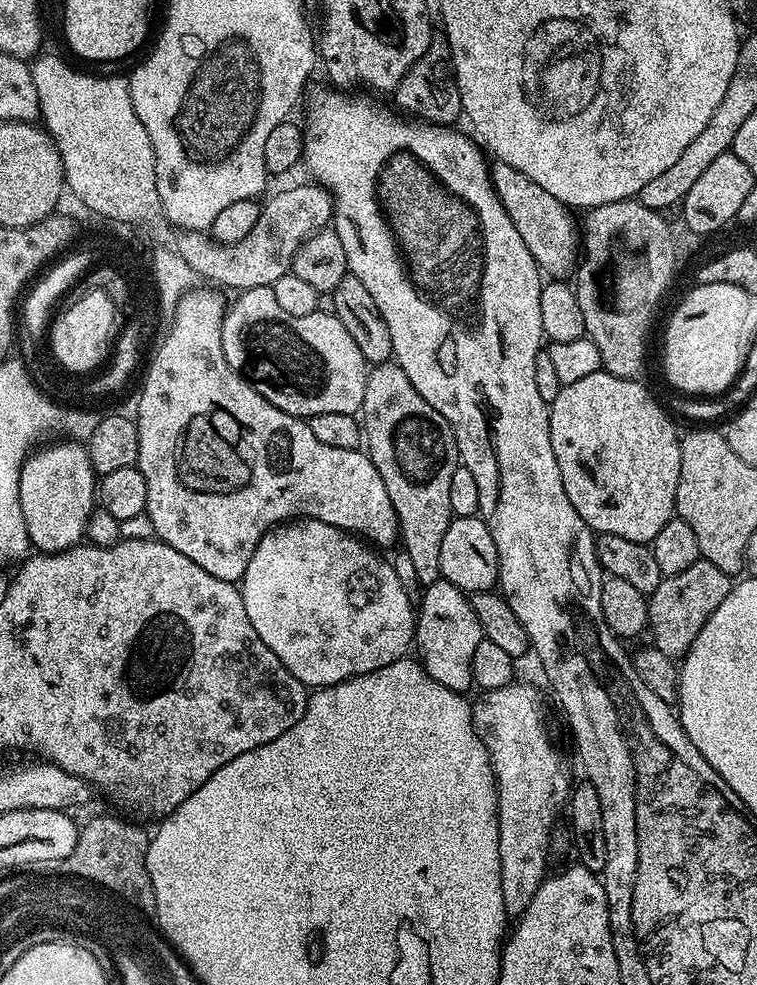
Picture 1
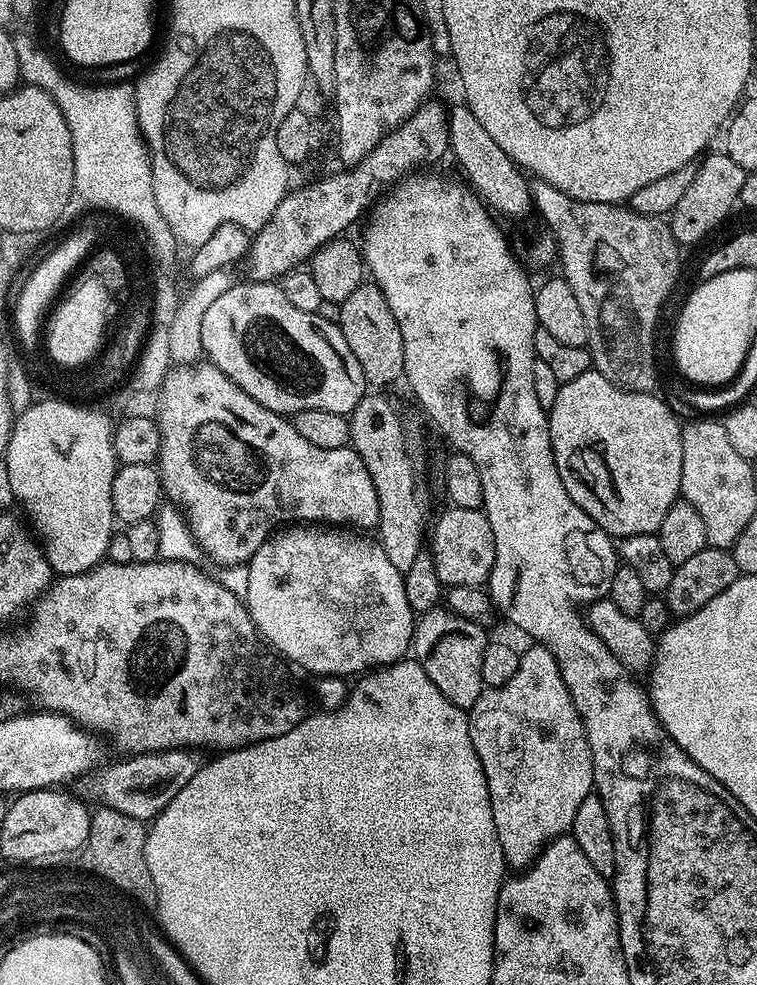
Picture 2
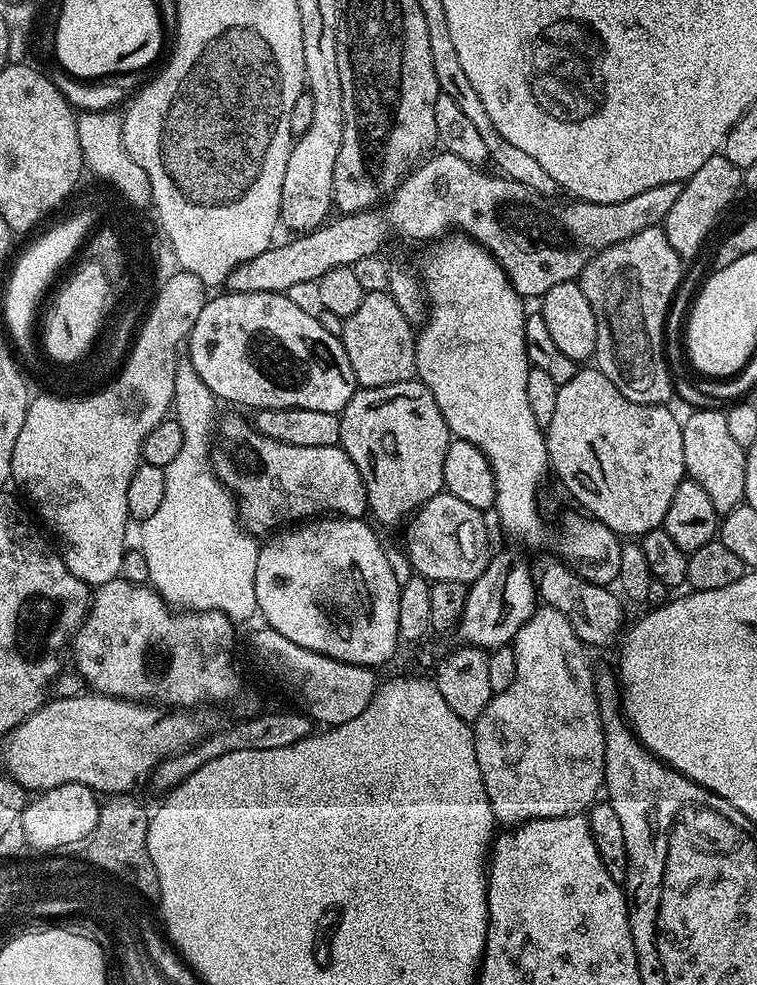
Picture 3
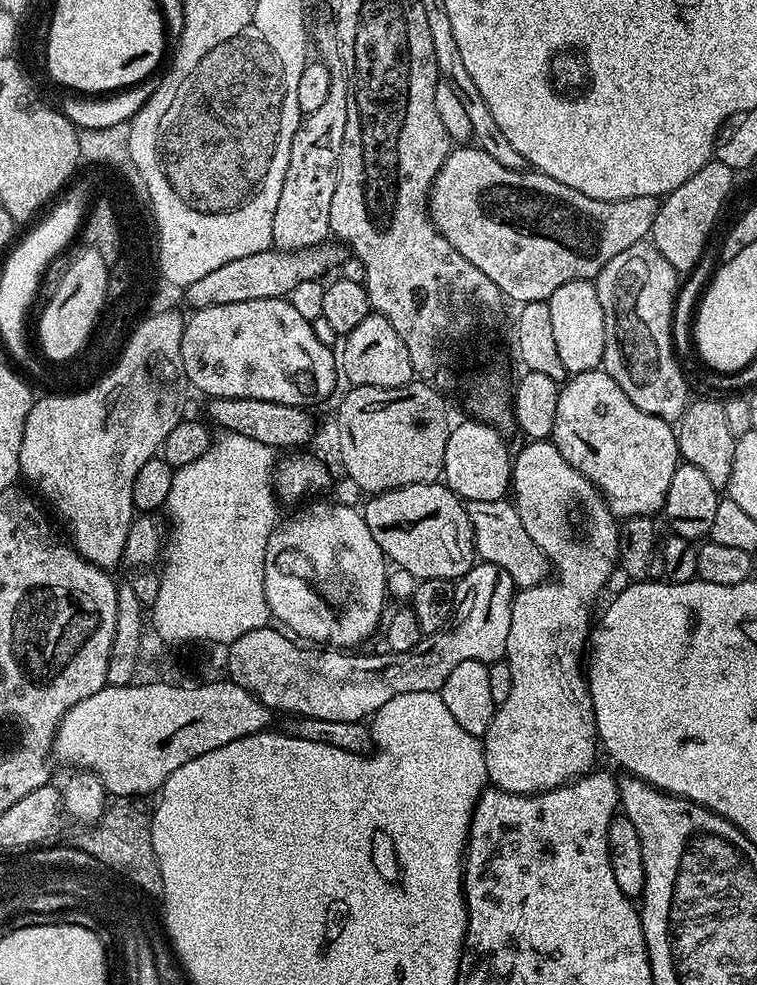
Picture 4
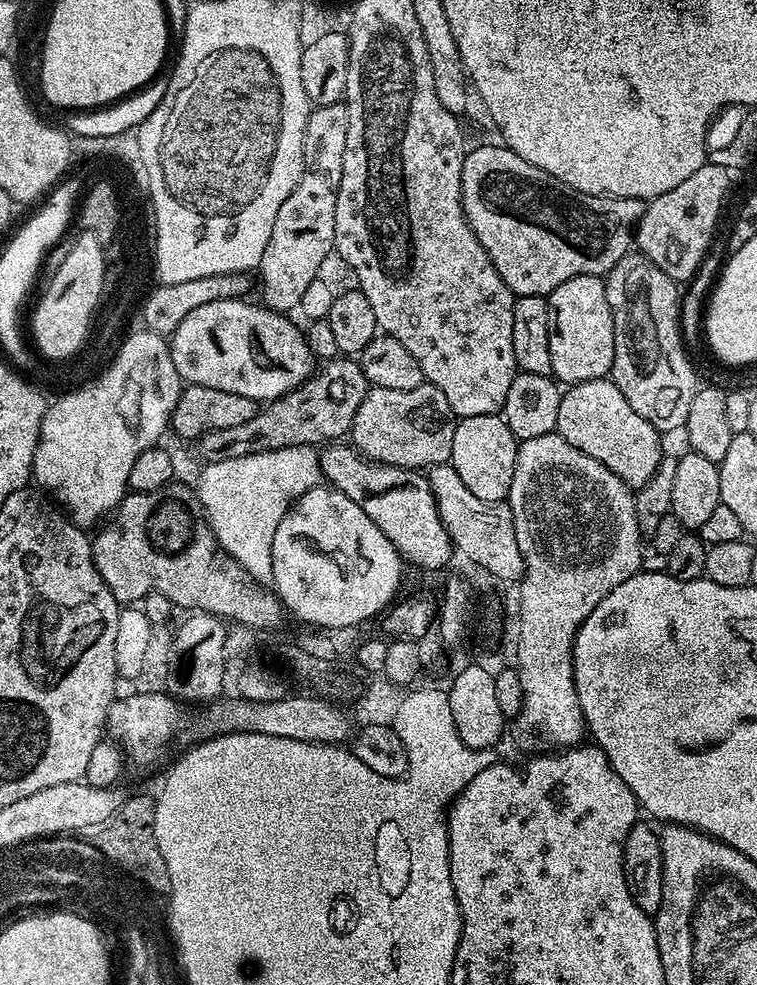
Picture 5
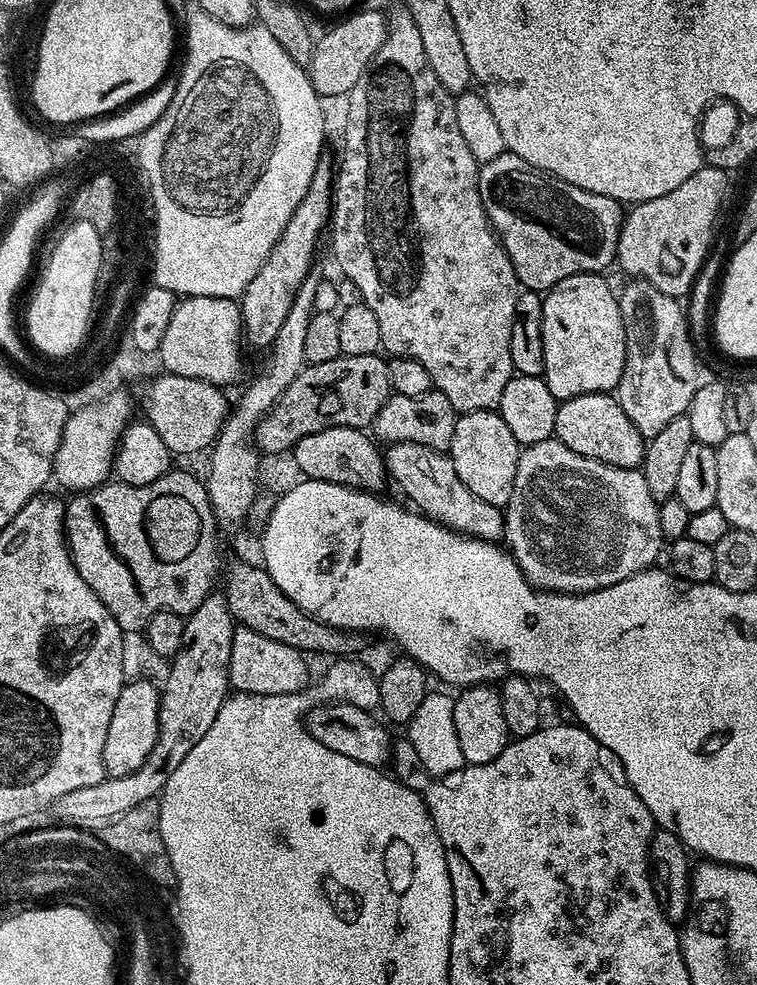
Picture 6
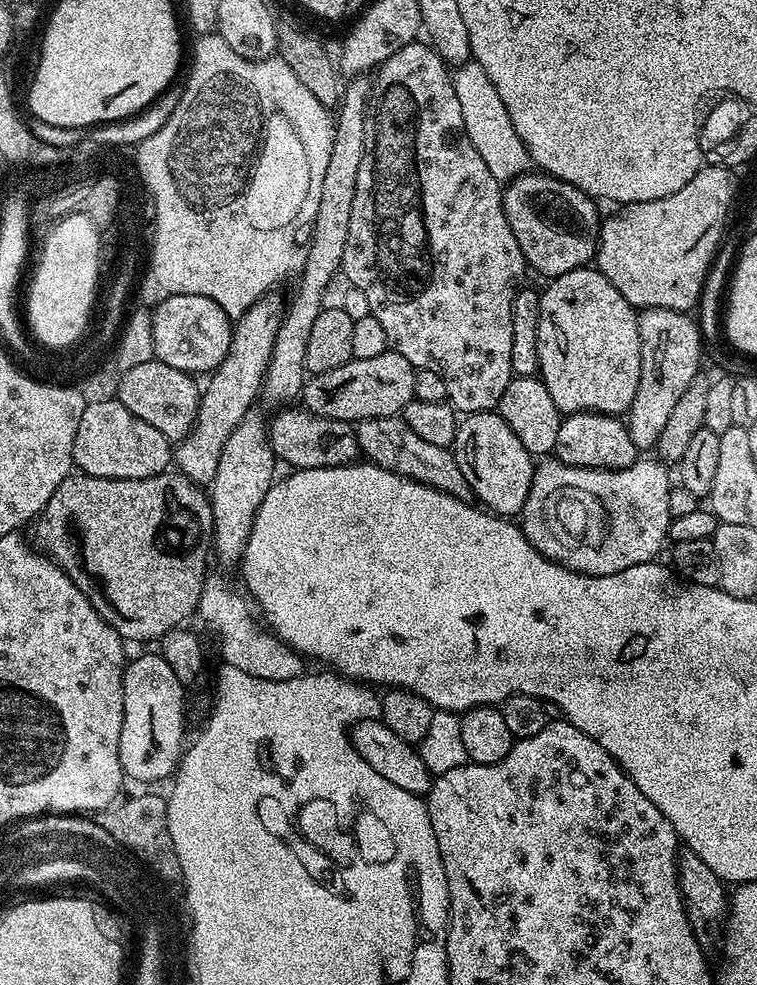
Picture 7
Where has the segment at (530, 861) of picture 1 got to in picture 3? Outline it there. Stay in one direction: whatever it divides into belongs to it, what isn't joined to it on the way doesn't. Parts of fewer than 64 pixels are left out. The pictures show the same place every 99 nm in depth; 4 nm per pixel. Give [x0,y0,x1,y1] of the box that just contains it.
[474,606,604,826]

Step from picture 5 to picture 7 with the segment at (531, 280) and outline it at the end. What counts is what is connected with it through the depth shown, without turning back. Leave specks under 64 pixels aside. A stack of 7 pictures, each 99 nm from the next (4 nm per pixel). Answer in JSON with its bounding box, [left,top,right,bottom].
[501,170,602,278]

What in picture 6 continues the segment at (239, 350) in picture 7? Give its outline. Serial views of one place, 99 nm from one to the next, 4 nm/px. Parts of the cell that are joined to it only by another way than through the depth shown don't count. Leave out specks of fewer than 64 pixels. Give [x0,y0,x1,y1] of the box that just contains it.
[238,158,334,350]

